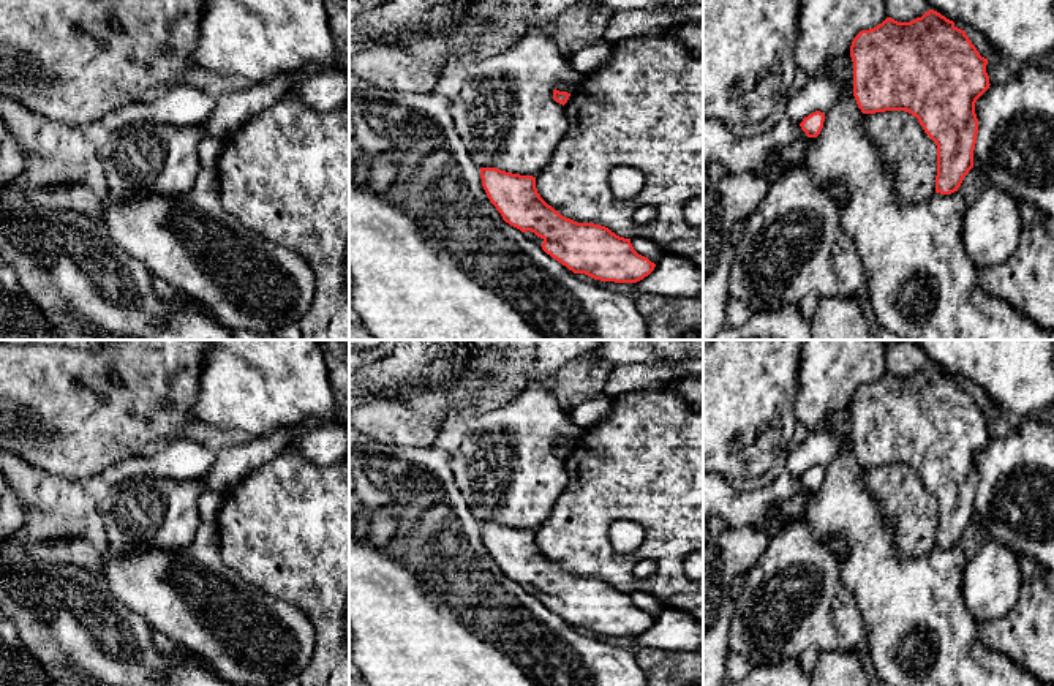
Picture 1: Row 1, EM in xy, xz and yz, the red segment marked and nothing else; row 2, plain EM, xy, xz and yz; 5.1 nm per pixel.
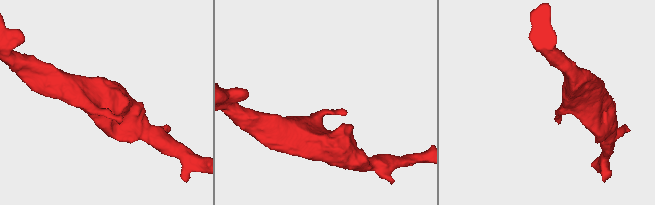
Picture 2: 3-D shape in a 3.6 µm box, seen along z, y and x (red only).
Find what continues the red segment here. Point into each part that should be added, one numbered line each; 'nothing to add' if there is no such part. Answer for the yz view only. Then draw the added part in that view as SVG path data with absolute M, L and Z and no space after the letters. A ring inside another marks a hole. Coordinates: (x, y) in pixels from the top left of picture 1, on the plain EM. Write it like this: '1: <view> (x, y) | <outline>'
nothing to add

